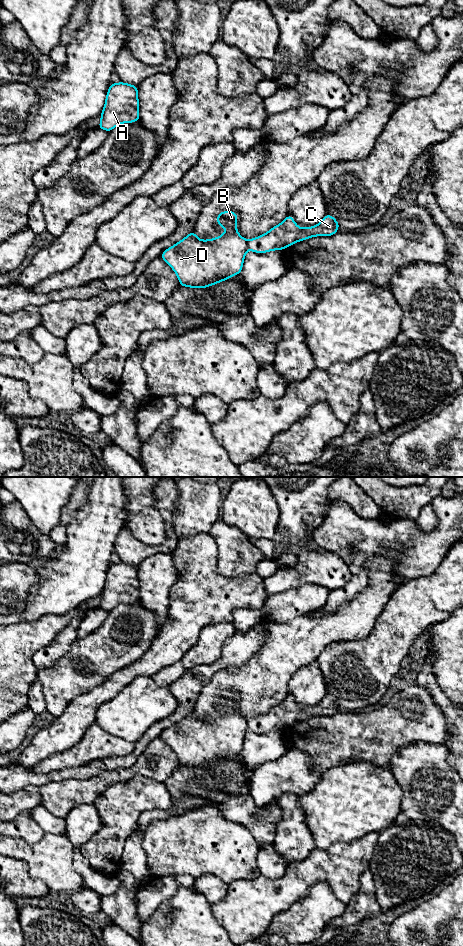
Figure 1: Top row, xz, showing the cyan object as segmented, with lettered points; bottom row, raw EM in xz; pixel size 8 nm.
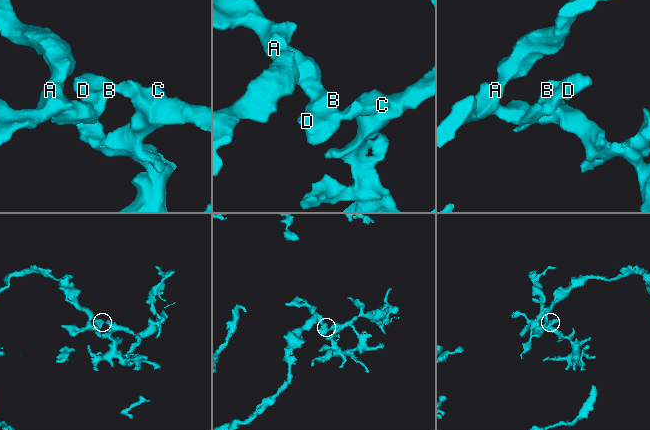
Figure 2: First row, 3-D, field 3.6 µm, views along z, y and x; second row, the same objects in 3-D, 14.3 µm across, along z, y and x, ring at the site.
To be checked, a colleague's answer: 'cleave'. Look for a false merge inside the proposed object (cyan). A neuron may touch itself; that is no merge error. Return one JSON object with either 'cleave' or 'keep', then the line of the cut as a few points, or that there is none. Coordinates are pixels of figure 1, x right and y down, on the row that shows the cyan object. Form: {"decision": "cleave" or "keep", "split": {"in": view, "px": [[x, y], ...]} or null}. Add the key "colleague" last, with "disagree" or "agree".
{"decision": "cleave", "split": {"in": "xz", "px": [[246, 241], [249, 248]]}, "colleague": "agree"}

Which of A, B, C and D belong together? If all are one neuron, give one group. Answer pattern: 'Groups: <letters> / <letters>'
Groups: A B D / C

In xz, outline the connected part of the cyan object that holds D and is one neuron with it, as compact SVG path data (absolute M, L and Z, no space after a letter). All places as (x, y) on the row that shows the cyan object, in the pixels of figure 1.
M234 211L219 212L217 225L226 228L224 234L204 241L193 230L161 254L178 276L179 285L207 288L241 273L249 248L237 232L237 219Z

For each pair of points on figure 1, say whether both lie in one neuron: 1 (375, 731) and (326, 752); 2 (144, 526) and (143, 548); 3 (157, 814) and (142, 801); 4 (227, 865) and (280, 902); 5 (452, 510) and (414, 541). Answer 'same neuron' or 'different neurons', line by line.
1: same neuron
2: different neurons
3: different neurons
4: different neurons
5: same neuron

